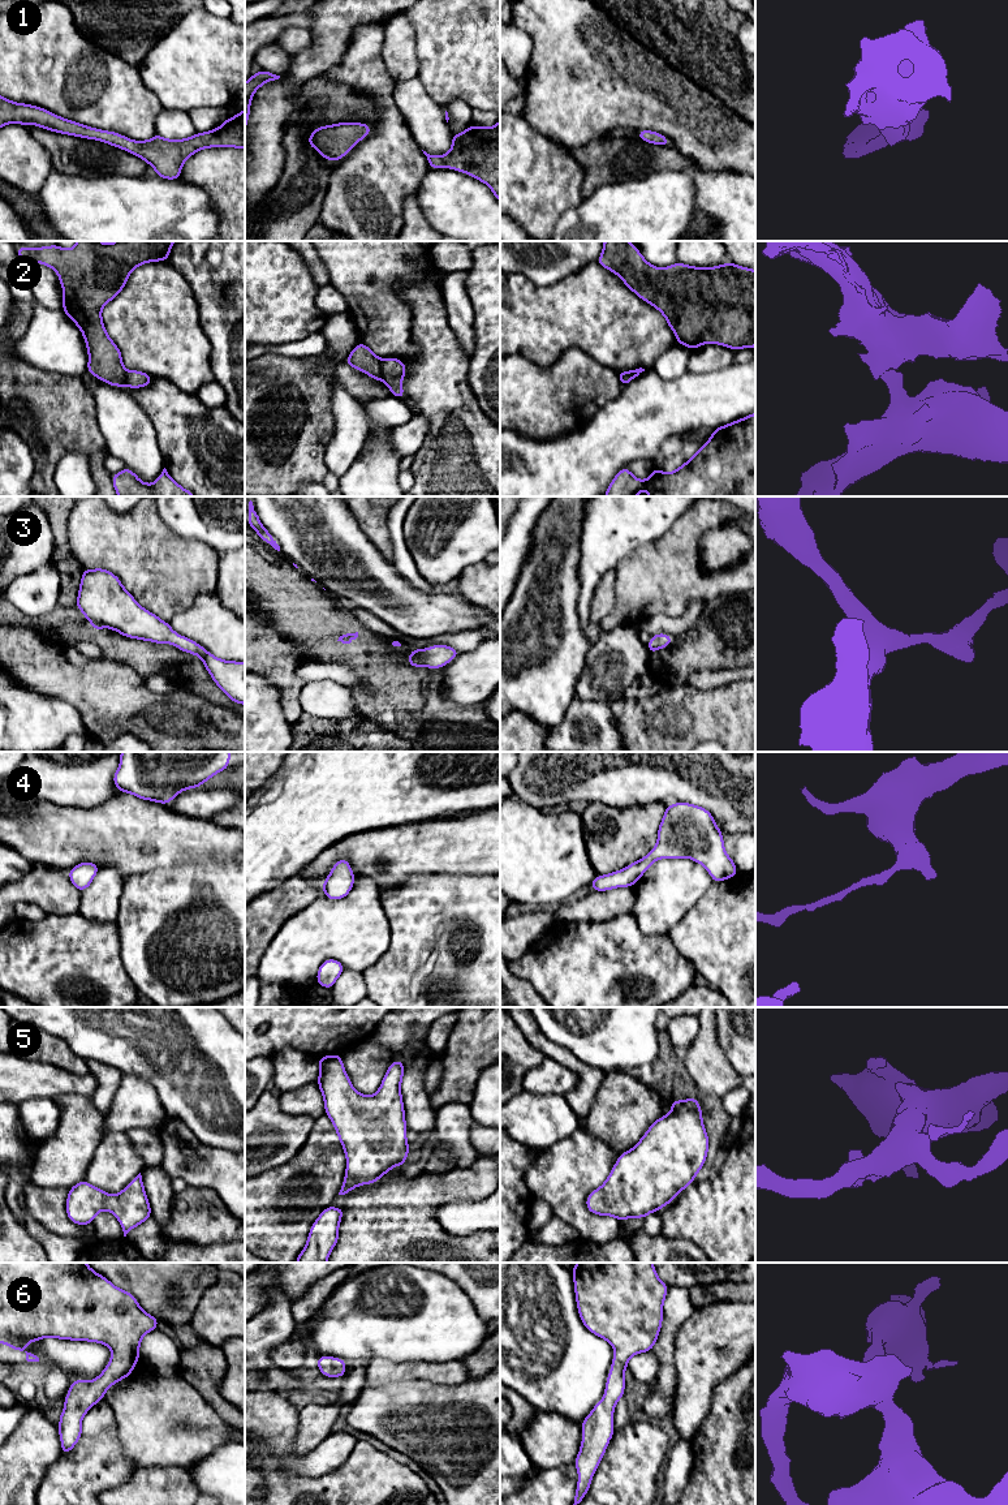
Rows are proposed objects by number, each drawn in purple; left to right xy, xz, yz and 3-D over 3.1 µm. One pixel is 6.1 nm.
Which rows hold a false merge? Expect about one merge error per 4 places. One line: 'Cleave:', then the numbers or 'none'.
Cleave: 2

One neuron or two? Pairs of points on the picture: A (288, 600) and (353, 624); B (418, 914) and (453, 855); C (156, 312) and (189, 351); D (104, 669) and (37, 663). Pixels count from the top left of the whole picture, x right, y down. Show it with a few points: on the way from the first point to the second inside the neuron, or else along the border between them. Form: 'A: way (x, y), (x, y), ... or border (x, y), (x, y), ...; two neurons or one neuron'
A: way (304, 611), (311, 618), (337, 618); one neuron
B: border (473, 873), (413, 874); two neurons
C: way (159, 321), (180, 342); one neuron
D: way (87, 669), (54, 669); one neuron

